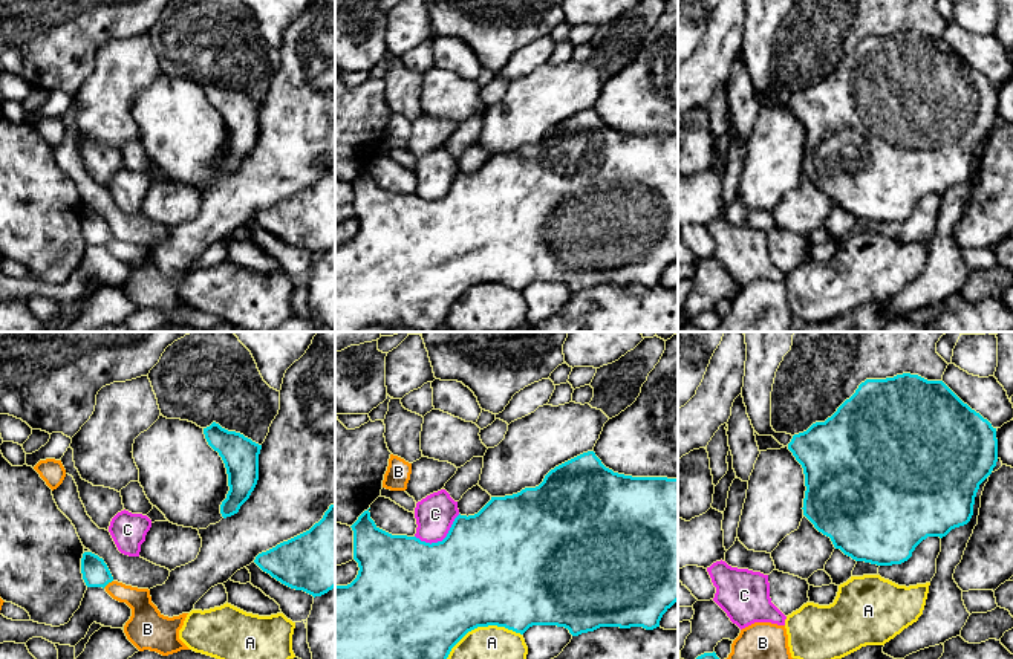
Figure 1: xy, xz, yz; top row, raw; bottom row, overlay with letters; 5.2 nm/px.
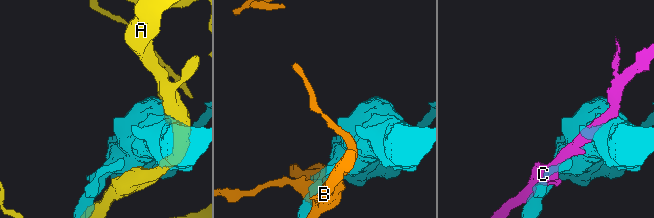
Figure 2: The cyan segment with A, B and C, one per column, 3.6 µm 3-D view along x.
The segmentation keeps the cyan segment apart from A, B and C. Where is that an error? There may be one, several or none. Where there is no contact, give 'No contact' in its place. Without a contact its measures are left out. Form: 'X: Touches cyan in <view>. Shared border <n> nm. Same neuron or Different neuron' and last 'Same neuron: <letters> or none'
A: Touches cyan in xz. Shared border 460 nm. Different neuron
B: Touches cyan in xy. Shared border 70 nm. Different neuron
C: Touches cyan in xz. Shared border 260 nm. Different neuron
Same neuron: none

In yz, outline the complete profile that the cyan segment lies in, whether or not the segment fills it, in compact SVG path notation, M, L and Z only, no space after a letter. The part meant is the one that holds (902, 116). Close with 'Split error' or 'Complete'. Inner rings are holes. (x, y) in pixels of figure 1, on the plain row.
M745 0L747 18L742 55L759 93L773 93L787 104L805 131L803 173L834 205L855 219L877 223L901 222L927 194L946 194L973 173L979 142L998 119L996 86L964 61L943 38L903 31L886 37L866 37L825 80L799 92L776 90L771 84L771 49L776 29L793 0Z. Split error

